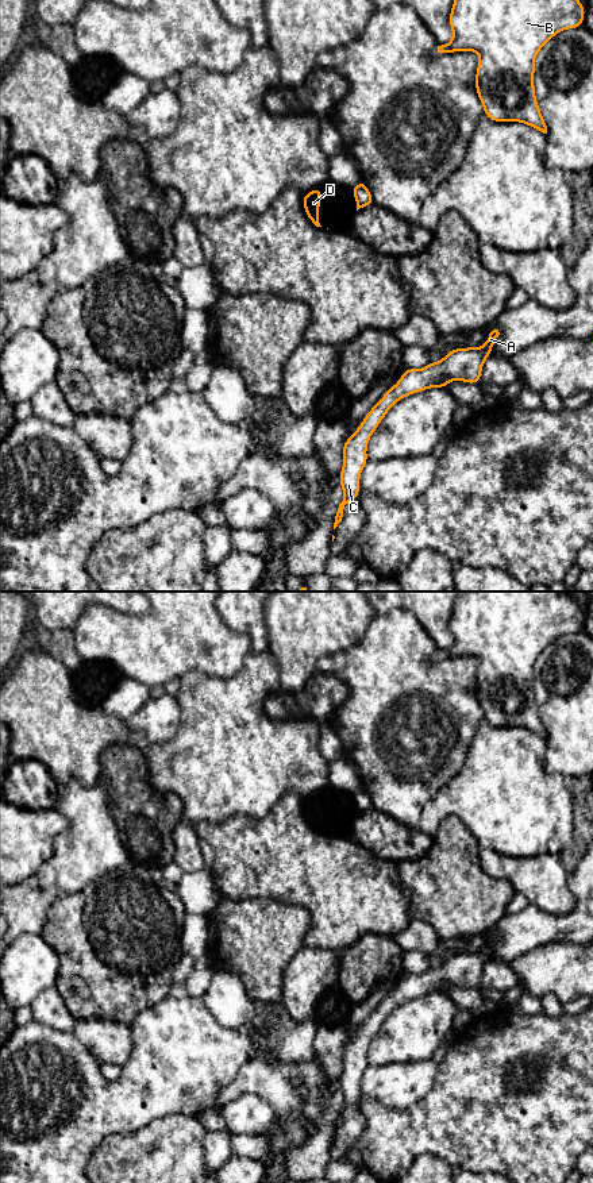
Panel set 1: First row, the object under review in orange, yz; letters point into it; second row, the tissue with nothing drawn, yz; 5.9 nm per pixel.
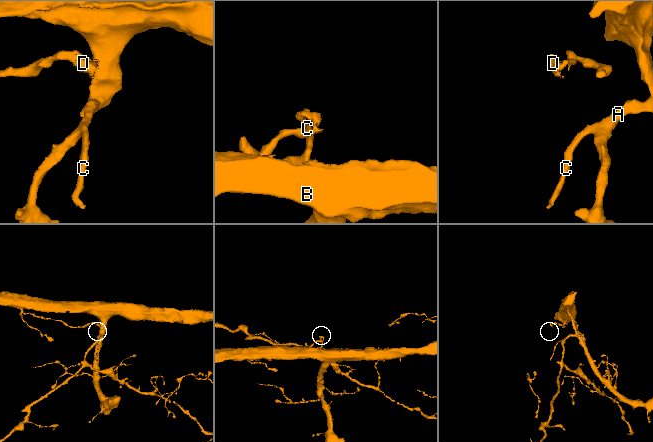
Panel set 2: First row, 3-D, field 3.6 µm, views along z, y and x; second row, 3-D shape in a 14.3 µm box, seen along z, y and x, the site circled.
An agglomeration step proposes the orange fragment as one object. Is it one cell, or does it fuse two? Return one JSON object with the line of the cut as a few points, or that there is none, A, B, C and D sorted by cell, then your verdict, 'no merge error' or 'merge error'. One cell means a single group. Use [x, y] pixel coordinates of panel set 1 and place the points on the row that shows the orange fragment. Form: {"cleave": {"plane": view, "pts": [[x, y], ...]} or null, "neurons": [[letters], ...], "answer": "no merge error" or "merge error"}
{"cleave": {"plane": "yz", "pts": [[357, 203], [361, 207]]}, "neurons": [["A", "B", "C"], ["D"]], "answer": "merge error"}

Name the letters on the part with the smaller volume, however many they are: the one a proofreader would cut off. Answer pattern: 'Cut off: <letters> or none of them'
Cut off: D

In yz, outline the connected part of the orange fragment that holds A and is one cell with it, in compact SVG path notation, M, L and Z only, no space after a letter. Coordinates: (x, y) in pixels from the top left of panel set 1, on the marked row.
M493 330L481 347L455 348L436 363L424 369L405 369L398 382L389 388L382 398L370 409L357 431L343 444L343 467L339 473L343 500L339 504L334 529L342 521L344 506L358 498L359 477L367 463L367 443L388 411L401 398L430 388L446 388L450 381L480 384L485 359L492 355L492 346L500 332Z

